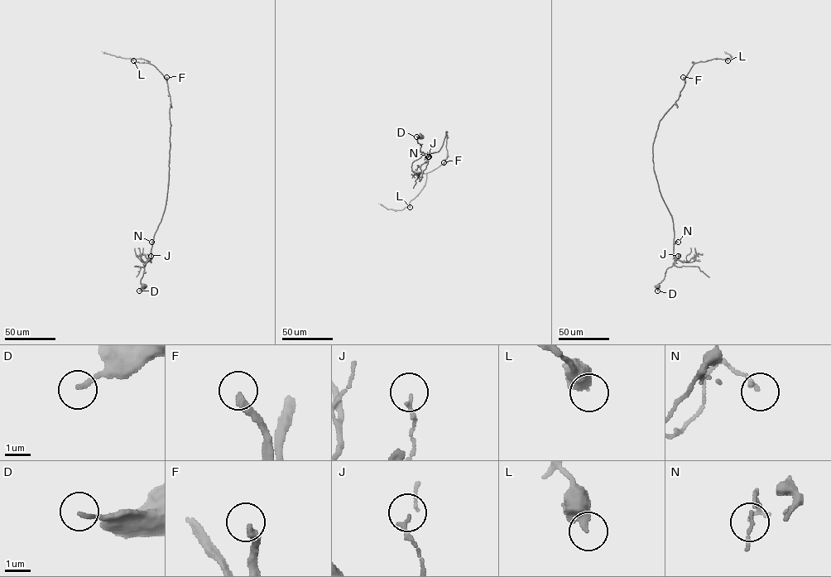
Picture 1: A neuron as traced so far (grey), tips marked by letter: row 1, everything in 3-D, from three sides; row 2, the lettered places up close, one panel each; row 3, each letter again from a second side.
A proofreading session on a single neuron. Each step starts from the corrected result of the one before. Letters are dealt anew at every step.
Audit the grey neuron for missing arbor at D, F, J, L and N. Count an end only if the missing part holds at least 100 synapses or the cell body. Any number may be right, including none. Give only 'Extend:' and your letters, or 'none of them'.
Extend: F

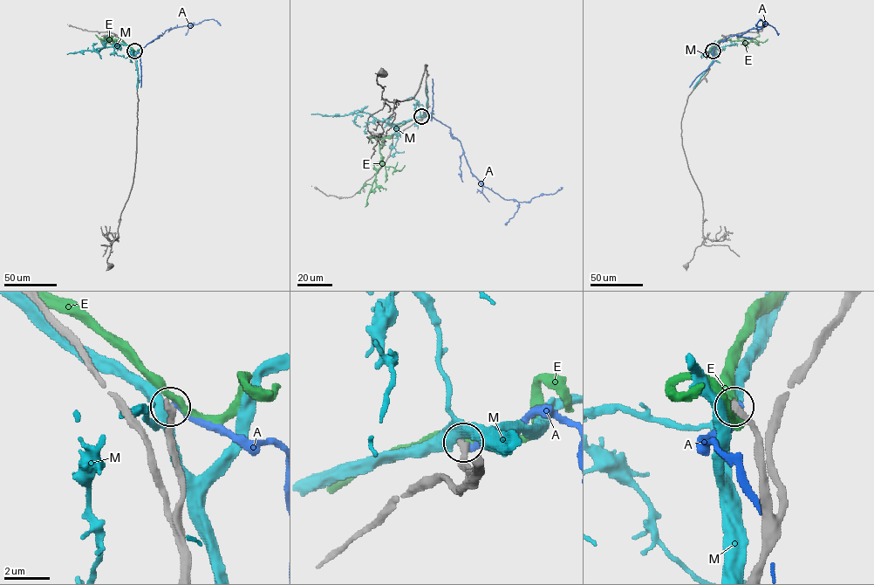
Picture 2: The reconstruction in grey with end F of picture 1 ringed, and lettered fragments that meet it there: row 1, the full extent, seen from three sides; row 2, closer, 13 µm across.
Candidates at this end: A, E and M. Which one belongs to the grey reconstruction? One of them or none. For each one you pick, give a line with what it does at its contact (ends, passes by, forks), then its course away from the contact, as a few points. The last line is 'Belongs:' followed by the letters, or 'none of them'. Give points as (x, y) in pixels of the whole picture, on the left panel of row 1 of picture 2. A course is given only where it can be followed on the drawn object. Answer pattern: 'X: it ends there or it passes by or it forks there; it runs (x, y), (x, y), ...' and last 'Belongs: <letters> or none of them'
Belongs: none of them

